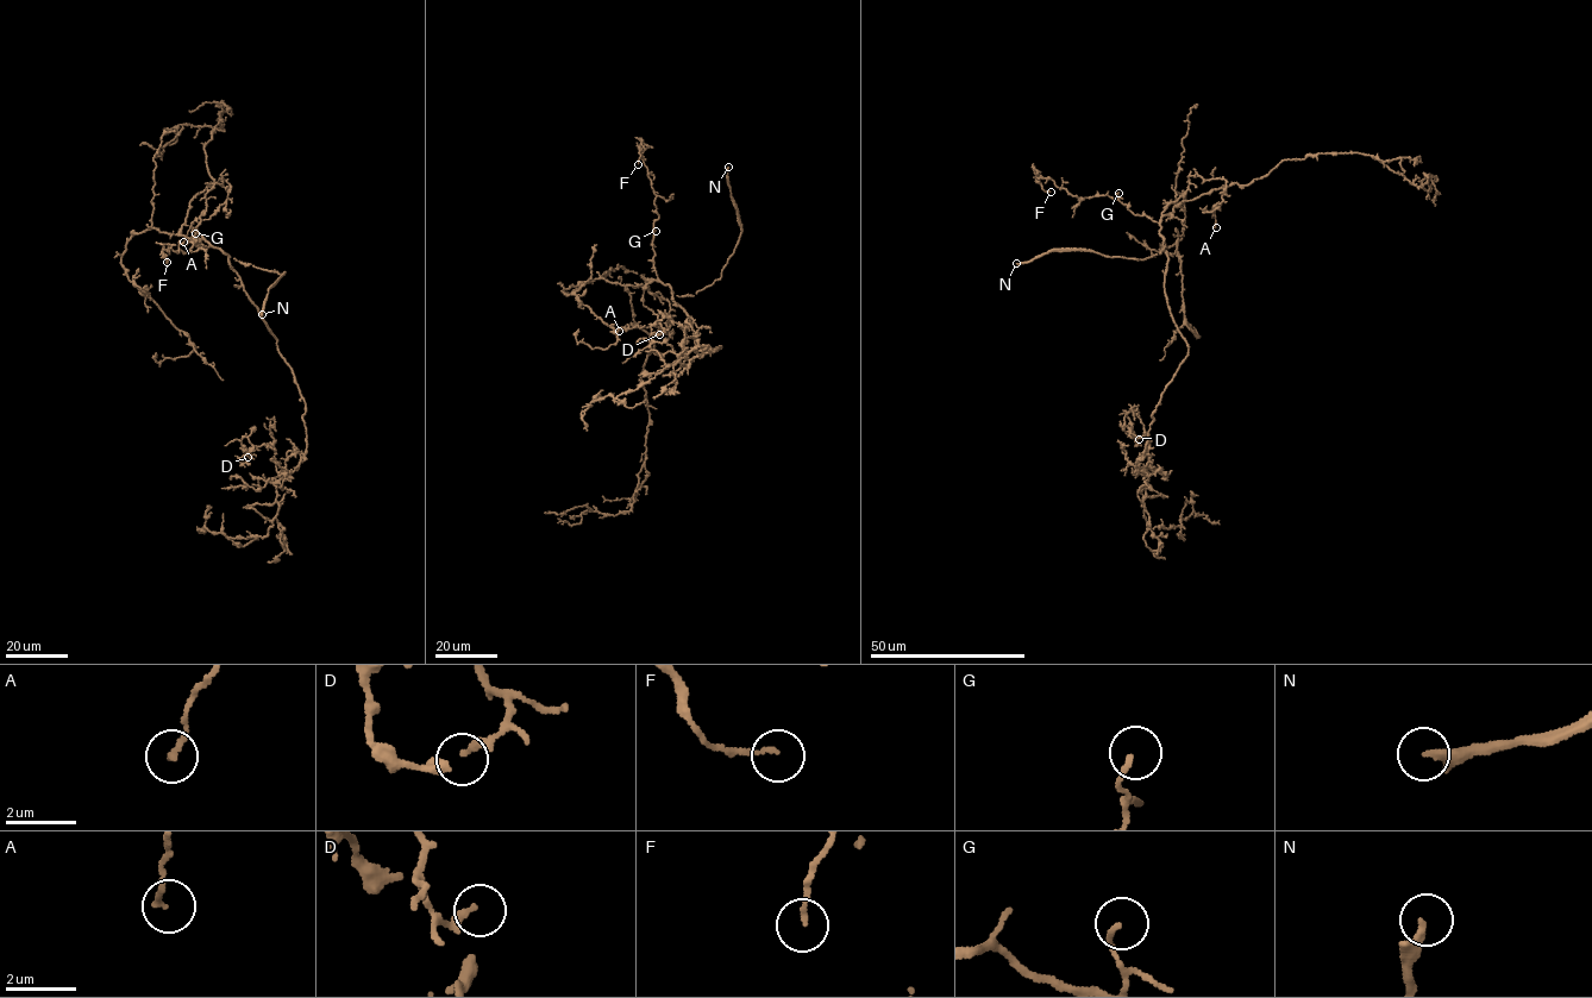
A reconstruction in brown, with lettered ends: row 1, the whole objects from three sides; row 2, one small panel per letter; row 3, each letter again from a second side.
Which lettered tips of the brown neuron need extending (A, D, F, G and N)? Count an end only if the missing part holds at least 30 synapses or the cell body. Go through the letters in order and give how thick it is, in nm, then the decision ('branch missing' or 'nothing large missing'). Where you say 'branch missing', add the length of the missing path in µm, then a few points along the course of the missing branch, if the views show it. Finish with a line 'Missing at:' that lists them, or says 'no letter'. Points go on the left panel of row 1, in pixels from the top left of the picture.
A: calibre 150 nm; nothing large missing
D: calibre 200 nm; nothing large missing
F: calibre 110 nm; nothing large missing
G: calibre 130 nm; nothing large missing
N: calibre 300 nm; branch missing; missing 6 µm; course (262, 314), (265, 331)
Missing at: N

